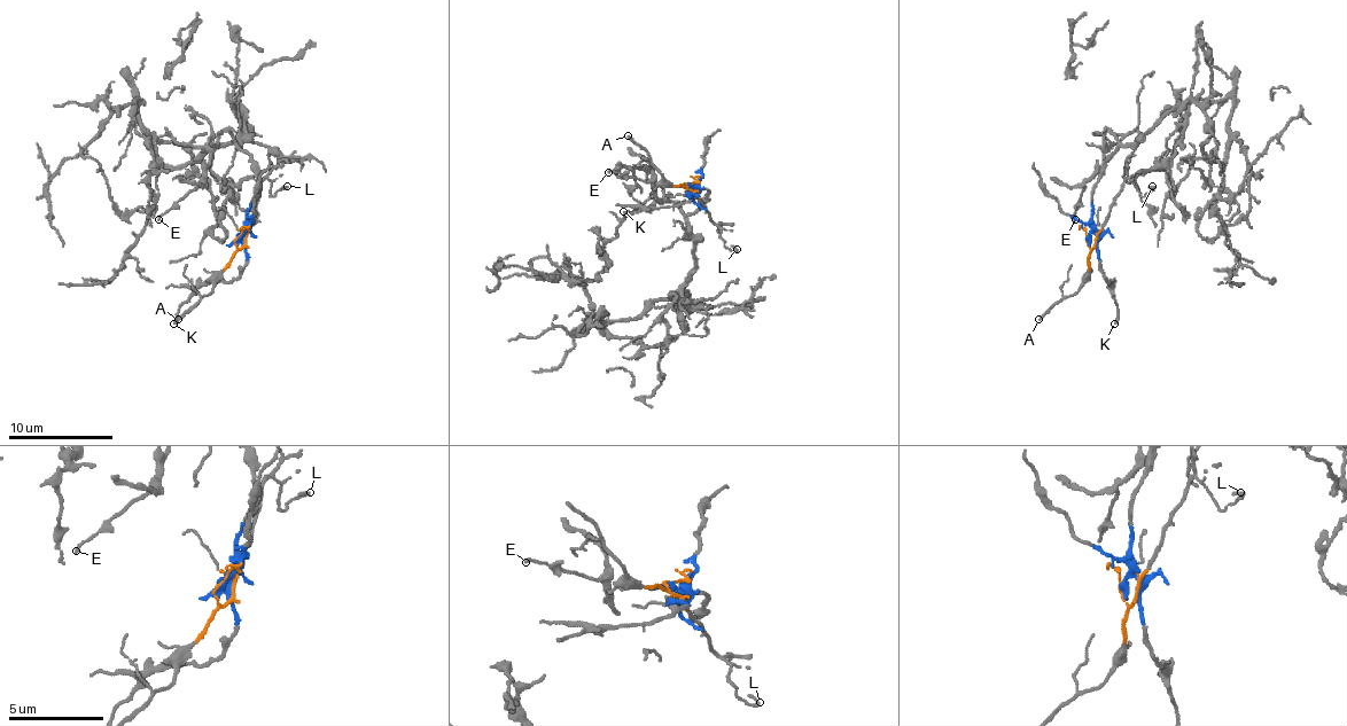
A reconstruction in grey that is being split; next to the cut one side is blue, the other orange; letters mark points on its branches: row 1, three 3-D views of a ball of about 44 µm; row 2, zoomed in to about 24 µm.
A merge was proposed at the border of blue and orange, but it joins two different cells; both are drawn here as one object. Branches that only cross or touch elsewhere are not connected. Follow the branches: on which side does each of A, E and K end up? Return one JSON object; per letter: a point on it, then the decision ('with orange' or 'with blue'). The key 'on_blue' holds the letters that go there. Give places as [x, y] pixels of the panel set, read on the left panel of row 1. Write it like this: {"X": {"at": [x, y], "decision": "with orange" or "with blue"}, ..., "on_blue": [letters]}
{"A": {"at": [178, 319], "decision": "with orange"}, "E": {"at": [158, 219], "decision": "with blue"}, "K": {"at": [173, 324], "decision": "with blue"}, "on_blue": ["E", "K"]}

